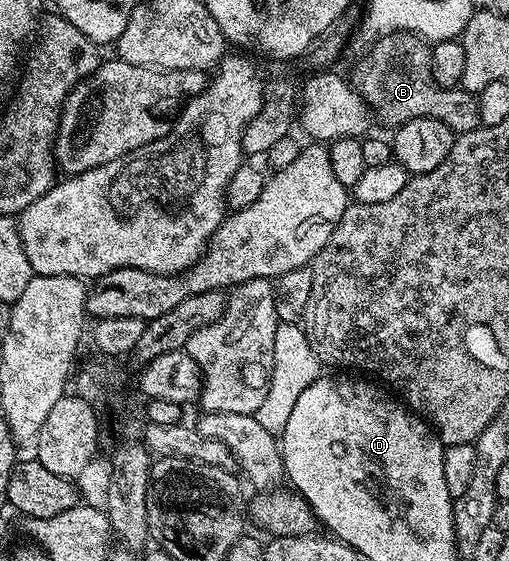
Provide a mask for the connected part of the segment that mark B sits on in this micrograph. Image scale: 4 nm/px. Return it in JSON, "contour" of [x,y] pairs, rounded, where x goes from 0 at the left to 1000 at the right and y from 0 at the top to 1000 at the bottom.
{"contour":[[[806,55],[749,62],[725,91],[731,93],[723,107],[701,116],[688,141],[699,164],[719,180],[725,198],[764,230],[807,212],[868,216],[898,241],[914,241],[945,225],[943,185],[929,164],[853,148],[853,130],[845,130],[849,86],[823,62]]]}

